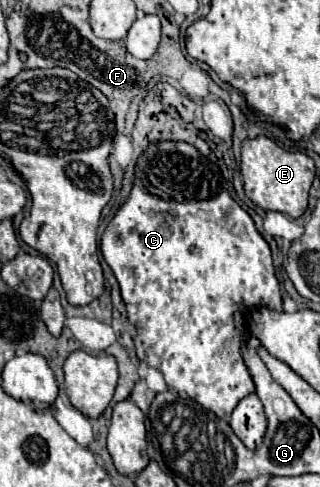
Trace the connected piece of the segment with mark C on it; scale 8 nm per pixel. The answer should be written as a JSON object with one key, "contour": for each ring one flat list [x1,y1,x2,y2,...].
{"contour":[[157,141,155,145,149,145,137,157,135,179,133,179,133,189,131,189,129,197,117,209,115,217,109,221,109,225,101,237,101,253,103,253,103,259,107,261,107,265,111,267,111,271,115,273,117,281,119,281,121,297,123,297,125,309,127,309,127,319,135,327,133,339,135,339,135,349,137,349,139,361,145,361,149,367,161,371,169,387,173,387,175,391,187,393,191,399,201,403,205,409,213,411,217,417,221,417,221,419,231,417,237,403,243,397,255,393,255,385,253,385,251,375,249,375,249,371,243,363,243,357,241,357,241,345,247,341,245,323,249,317,249,309,269,307,269,309,281,311,281,291,279,291,279,281,275,277,269,243,261,237,253,219,231,199,229,189,227,189,227,181,221,175,221,169,217,165,213,165,207,157,203,157,199,153,199,149,195,149,193,145,187,145,183,141]]}

